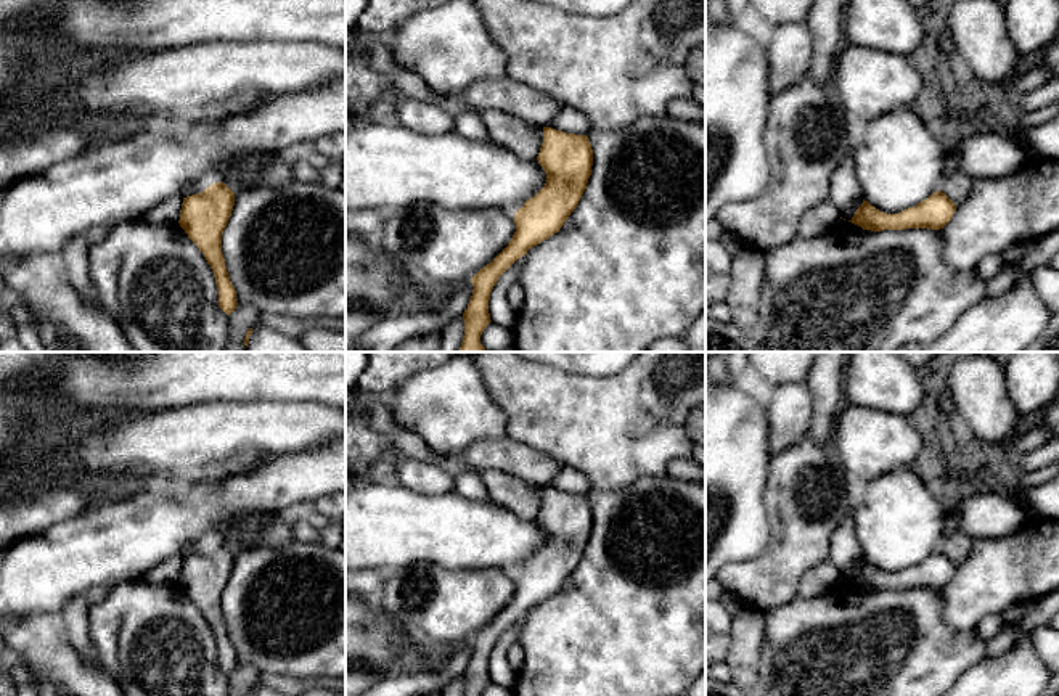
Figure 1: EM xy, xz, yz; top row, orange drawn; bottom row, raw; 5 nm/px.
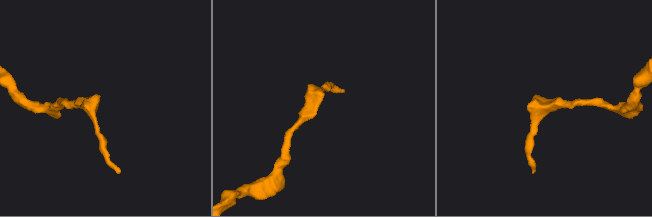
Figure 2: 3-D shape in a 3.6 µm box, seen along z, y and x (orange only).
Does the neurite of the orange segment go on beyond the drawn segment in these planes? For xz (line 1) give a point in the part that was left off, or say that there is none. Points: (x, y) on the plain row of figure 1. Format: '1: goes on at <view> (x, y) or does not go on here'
1: does not go on here

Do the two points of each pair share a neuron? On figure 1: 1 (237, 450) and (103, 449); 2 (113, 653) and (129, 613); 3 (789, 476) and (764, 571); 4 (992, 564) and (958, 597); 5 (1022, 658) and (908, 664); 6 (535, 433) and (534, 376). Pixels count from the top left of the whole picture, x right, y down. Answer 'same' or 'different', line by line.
1: same
2: same
3: same
4: same
5: different
6: same

